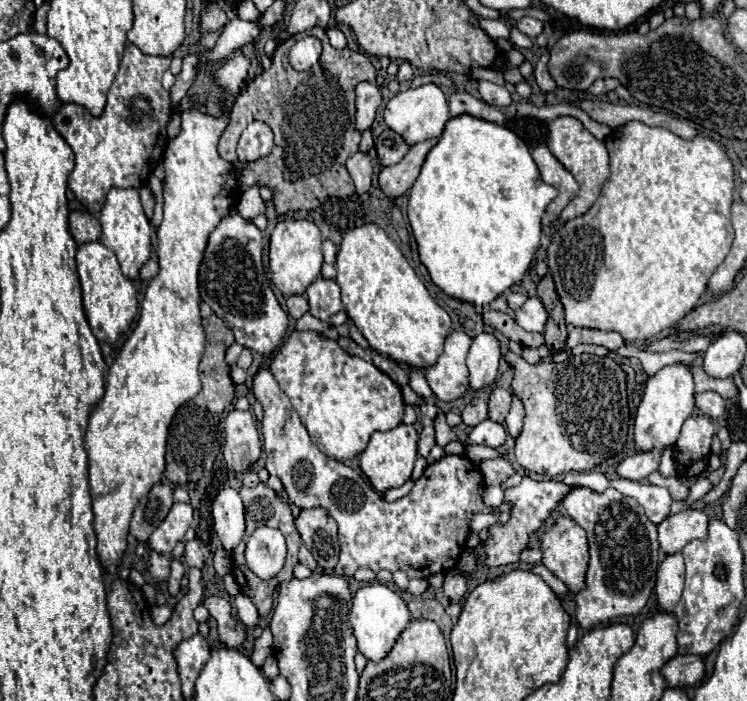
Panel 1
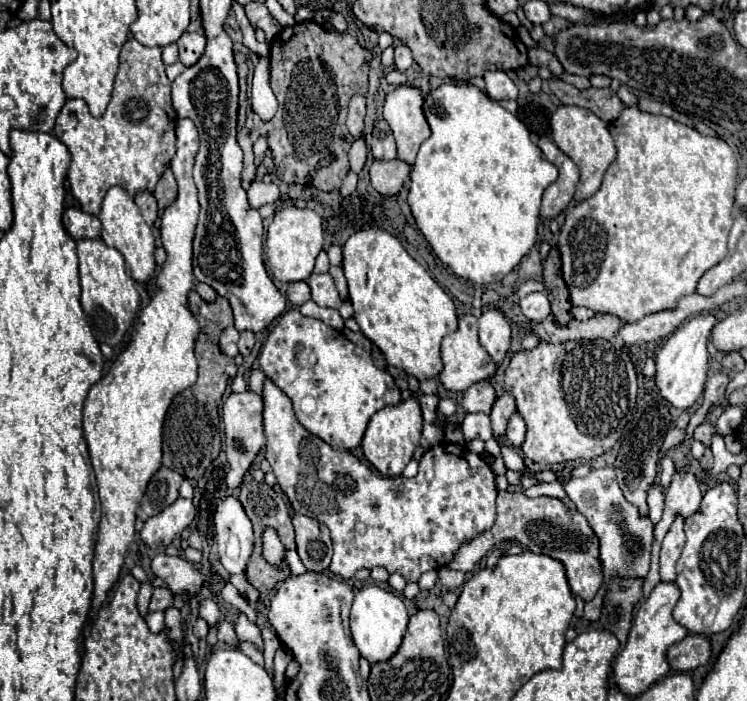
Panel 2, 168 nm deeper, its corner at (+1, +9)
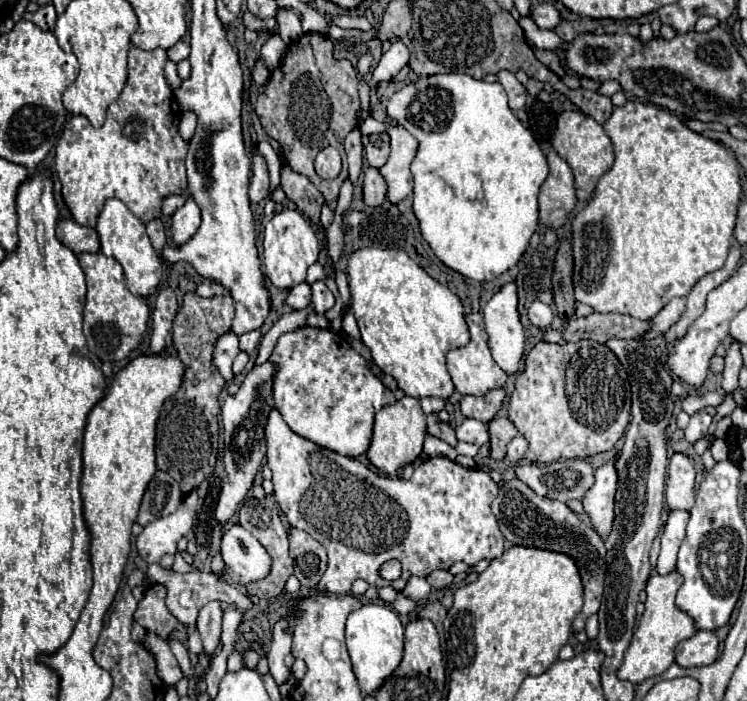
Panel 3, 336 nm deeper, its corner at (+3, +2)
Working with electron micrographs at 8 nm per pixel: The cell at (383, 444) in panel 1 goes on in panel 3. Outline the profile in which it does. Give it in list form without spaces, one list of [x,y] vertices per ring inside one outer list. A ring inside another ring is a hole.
[[[404,396],[396,404],[384,406],[380,412],[376,412],[374,434],[366,456],[370,464],[374,464],[380,472],[384,472],[390,478],[398,478],[402,476],[404,466],[420,456],[424,438],[426,438],[426,414],[422,412],[420,402],[416,398]]]

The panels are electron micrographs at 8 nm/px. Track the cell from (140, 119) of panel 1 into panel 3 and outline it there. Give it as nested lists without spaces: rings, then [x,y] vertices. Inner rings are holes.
[[[132,46],[128,52],[126,86],[124,86],[120,98],[108,106],[106,122],[100,128],[94,128],[86,117],[74,114],[64,124],[62,136],[56,144],[54,170],[62,182],[64,202],[70,208],[70,212],[78,224],[94,228],[104,202],[114,196],[118,200],[122,200],[130,208],[130,212],[146,224],[148,220],[162,216],[162,212],[160,212],[162,198],[166,198],[168,194],[180,194],[186,190],[184,160],[186,160],[188,144],[178,134],[178,122],[180,122],[182,112],[174,98],[172,88],[168,86],[168,82],[162,74],[164,62],[166,62],[166,50],[156,48],[152,52],[146,52],[142,48]]]

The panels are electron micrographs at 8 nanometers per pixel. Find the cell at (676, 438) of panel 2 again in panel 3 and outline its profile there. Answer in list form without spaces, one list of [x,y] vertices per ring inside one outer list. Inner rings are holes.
[[[698,412],[698,414],[694,414],[694,416],[690,418],[688,428],[686,428],[686,440],[688,440],[690,444],[694,444],[696,440],[704,438],[704,436],[708,434],[710,422],[712,422],[712,416],[710,416],[708,412]]]

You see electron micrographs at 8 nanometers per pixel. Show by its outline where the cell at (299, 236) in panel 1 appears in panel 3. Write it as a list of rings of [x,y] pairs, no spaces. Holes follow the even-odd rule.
[[[296,210],[278,212],[264,228],[264,272],[276,288],[294,288],[306,280],[306,270],[318,260],[320,244],[310,222]]]

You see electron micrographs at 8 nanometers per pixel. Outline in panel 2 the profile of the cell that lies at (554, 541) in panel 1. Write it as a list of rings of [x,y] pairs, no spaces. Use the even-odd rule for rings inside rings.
[[[510,489],[510,491],[498,493],[496,523],[492,525],[492,529],[464,543],[454,555],[454,559],[448,563],[448,567],[464,571],[464,573],[472,571],[474,565],[486,555],[486,551],[492,549],[502,539],[514,539],[522,547],[530,549],[532,553],[544,553],[562,561],[566,567],[570,589],[582,601],[592,601],[600,585],[604,583],[604,573],[602,573],[602,563],[600,563],[600,543],[598,543],[596,533],[588,525],[586,517],[574,509],[568,509],[556,497],[530,499],[524,495],[522,489]]]

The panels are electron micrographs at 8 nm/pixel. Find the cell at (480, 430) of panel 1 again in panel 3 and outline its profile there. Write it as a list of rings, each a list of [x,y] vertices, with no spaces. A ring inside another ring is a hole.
[[[466,418],[458,428],[456,428],[456,436],[460,442],[468,442],[468,444],[486,444],[488,442],[488,426],[476,418]]]

